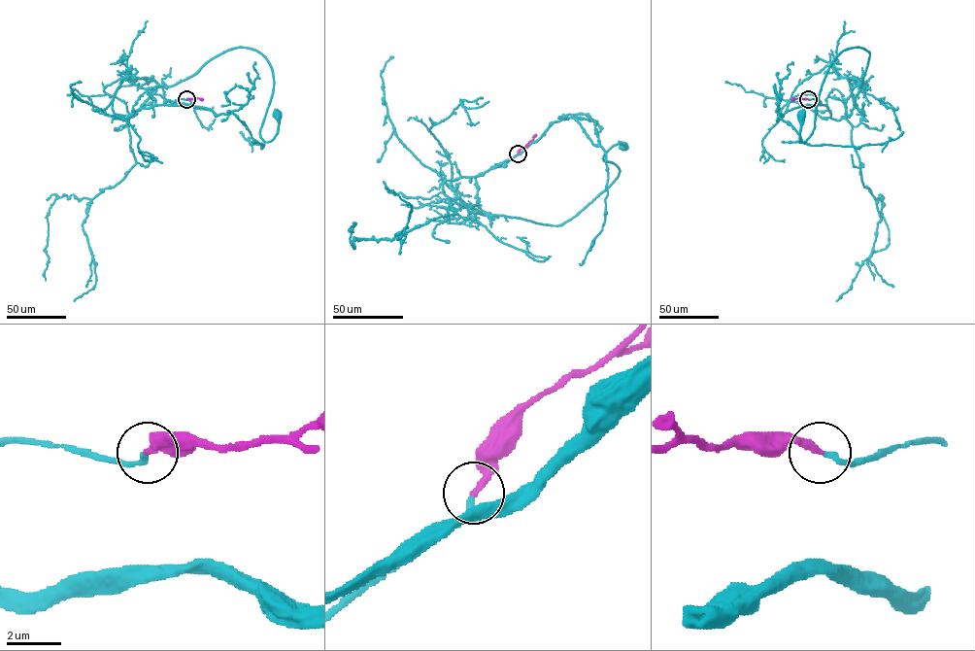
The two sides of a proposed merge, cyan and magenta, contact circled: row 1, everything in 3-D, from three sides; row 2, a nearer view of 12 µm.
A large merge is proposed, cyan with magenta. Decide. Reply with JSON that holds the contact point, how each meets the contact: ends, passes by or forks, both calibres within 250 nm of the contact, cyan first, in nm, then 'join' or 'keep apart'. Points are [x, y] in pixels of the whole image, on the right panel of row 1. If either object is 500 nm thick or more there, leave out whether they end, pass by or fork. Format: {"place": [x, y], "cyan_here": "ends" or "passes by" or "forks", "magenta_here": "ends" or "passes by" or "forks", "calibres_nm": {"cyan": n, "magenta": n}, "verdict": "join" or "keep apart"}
{"place": [808, 99], "cyan_here": "ends", "magenta_here": "ends", "calibres_nm": {"cyan": 200, "magenta": 260}, "verdict": "join"}

